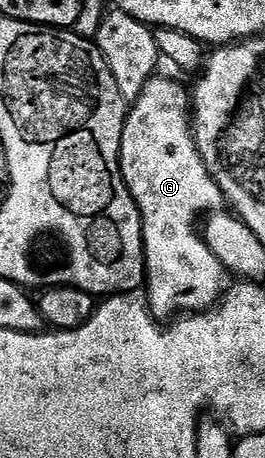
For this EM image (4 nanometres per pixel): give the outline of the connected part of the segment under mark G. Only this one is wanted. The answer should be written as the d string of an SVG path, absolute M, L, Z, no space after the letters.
M150 78L140 96L130 104L127 119L123 122L119 172L141 213L145 298L152 315L160 321L171 321L188 313L210 311L224 294L225 268L221 261L217 261L217 257L213 257L202 234L197 230L197 224L211 212L220 210L225 200L223 190L213 181L195 144L193 119L189 114L188 88L186 91L177 80Z

